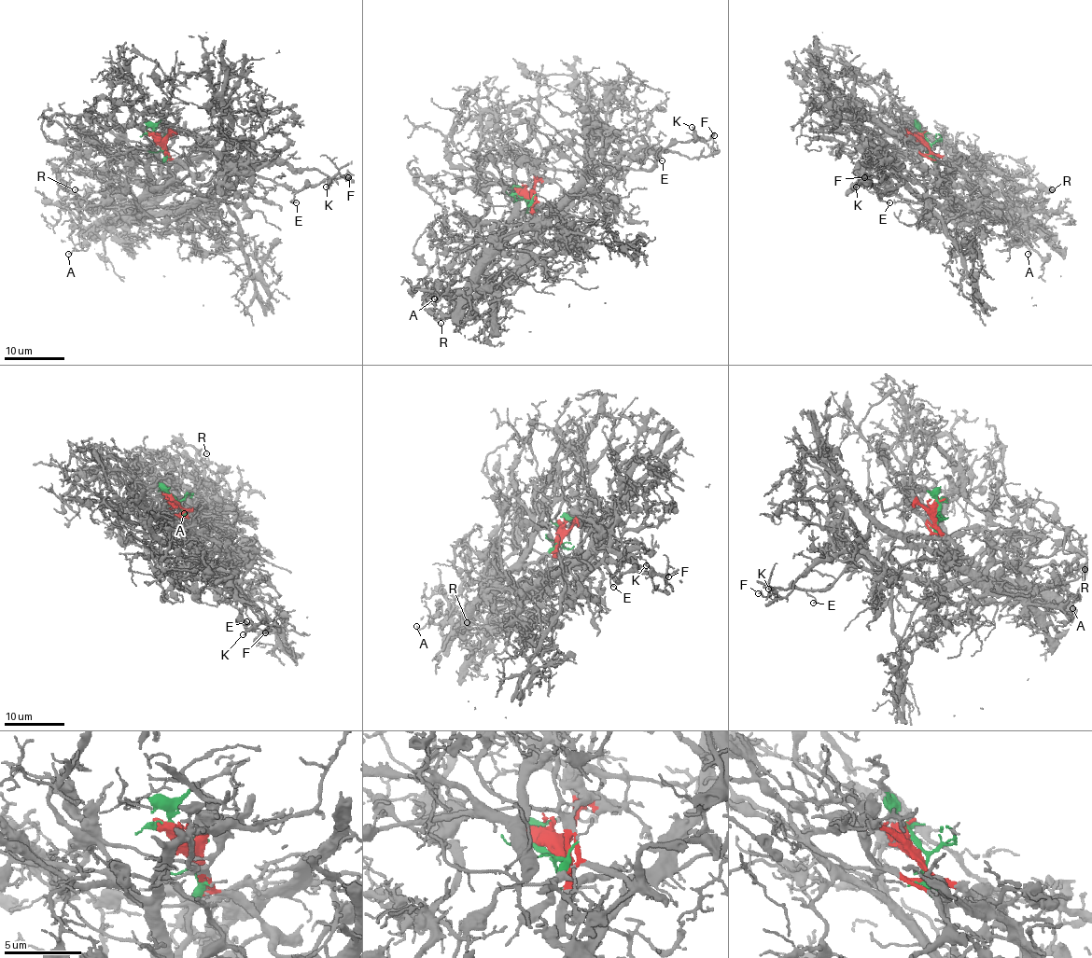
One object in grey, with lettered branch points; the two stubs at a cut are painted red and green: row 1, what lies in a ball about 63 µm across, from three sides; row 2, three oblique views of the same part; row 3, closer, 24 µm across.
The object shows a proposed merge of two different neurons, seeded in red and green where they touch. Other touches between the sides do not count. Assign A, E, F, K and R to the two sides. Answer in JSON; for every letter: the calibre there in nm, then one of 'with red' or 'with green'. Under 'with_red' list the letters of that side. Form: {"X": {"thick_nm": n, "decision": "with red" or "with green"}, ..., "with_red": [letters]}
{"A": {"thick_nm": 140, "decision": "with green"}, "E": {"thick_nm": 120, "decision": "with red"}, "F": {"thick_nm": 140, "decision": "with red"}, "K": {"thick_nm": 150, "decision": "with red"}, "R": {"thick_nm": 100, "decision": "with red"}, "with_red": ["E", "F", "K", "R"]}

